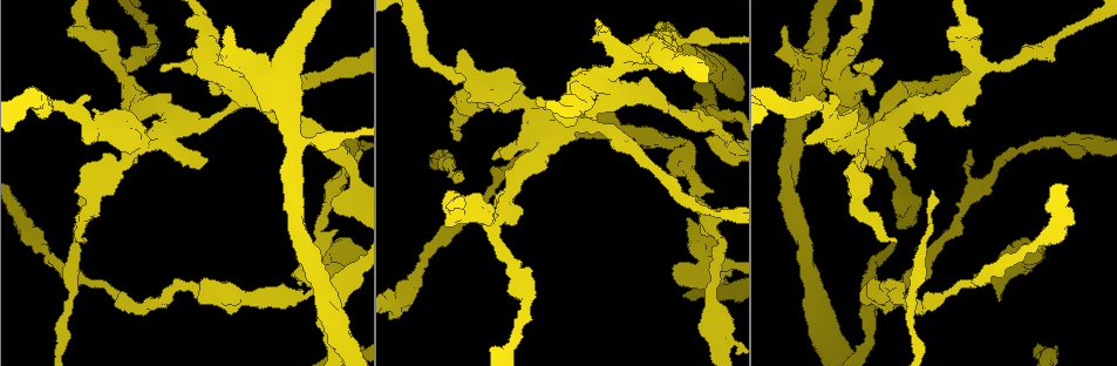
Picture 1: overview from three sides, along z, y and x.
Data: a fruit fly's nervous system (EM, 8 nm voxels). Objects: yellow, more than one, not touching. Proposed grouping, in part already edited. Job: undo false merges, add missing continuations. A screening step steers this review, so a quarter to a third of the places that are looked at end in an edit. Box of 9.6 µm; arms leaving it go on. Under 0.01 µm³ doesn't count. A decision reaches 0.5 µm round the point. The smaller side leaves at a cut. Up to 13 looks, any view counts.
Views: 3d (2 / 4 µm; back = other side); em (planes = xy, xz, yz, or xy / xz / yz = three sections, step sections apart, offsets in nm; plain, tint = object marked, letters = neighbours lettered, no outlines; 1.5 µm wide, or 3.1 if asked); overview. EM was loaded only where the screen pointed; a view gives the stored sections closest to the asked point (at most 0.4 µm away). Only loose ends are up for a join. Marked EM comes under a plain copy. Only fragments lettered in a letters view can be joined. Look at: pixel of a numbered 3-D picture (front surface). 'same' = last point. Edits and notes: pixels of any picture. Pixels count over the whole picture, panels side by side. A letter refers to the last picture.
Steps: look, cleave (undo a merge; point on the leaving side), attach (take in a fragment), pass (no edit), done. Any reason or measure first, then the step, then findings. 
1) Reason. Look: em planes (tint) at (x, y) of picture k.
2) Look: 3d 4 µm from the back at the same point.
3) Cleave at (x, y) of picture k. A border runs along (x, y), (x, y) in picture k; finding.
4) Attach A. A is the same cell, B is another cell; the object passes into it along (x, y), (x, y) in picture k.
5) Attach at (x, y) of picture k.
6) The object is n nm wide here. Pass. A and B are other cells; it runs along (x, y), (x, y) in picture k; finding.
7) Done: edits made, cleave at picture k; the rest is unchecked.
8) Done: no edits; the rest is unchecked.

Sharp bend. Look: 3d 2 µm at (671, 145) of picture 1.

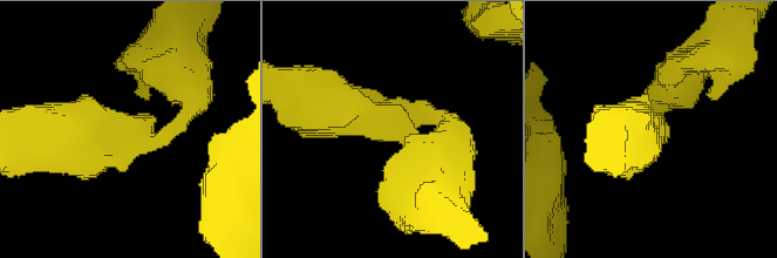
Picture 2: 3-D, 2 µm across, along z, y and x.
The arms are 240, 400 nm wide; shape alone is not enough. Look: em planes (letters) at (126, 135) of picture 2.

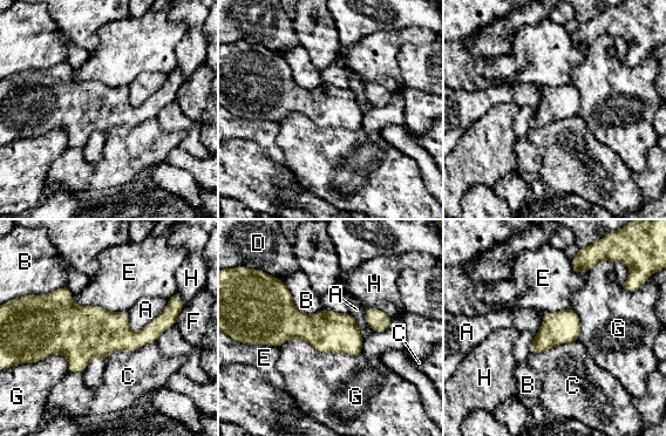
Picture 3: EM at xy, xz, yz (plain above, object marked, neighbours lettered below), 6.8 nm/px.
Pass. A, B, C, D, E, F, G and H are other cells; a border runs along (155, 341), (115, 351), (103, 362) in picture 3; one neuron here.

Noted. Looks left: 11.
Free end. Look: em planes (letters) at (858, 67) of picture 1.

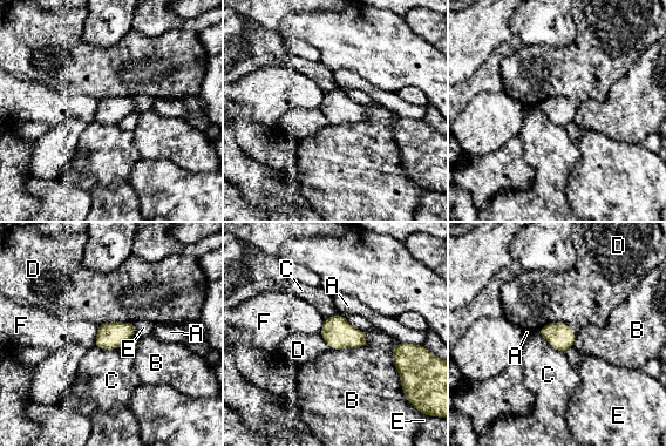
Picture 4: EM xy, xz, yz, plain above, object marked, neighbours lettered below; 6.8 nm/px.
The object is 180 nm wide here. Pass. A, B, C, D, E and F are other cells; a border runs along (134, 322), (135, 332), (117, 349) in picture 4; none of them fits.

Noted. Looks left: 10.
Free end. Look: 3d 4 µm at (84, 238) of picture 1.

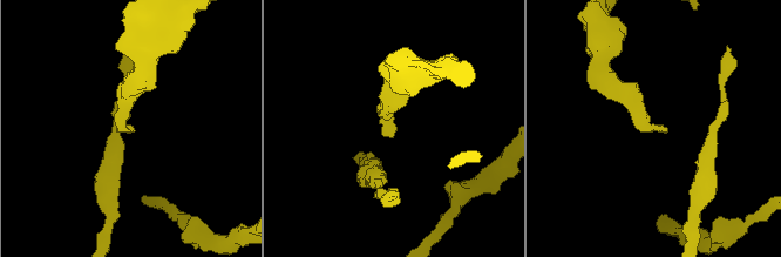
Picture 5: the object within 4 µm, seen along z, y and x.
Now the EM. Look: em xy step 8 (tint) at (390, 137) of picture 5.

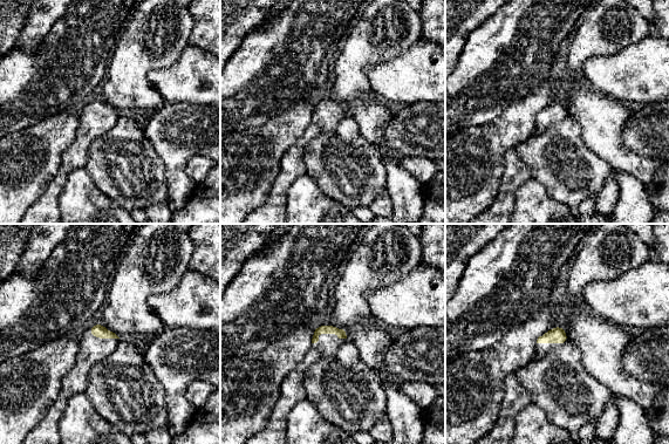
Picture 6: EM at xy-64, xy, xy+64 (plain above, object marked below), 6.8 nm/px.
Look: em xy step 8 (letters) at the same point.

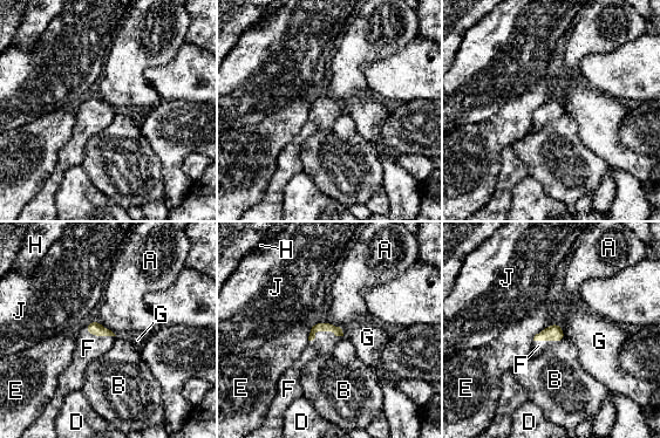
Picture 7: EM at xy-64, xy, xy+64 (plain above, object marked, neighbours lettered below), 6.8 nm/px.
Attach F. F is the same cell, A, B, D, E, G, H and J are other cells; it goes on there.

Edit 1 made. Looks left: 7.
Thick end. Look: 3d 4 µm from the back at (687, 218) of picture 1.

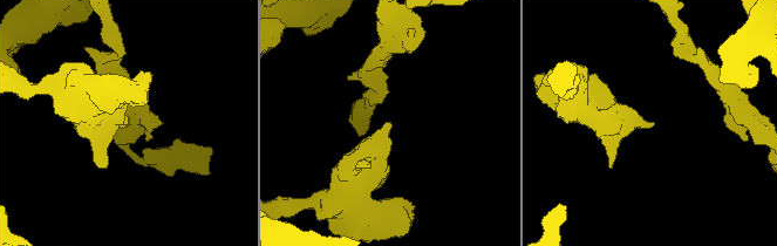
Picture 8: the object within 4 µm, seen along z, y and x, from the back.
Now the EM. Look: em planes (letters) at (652, 124) of picture 8.

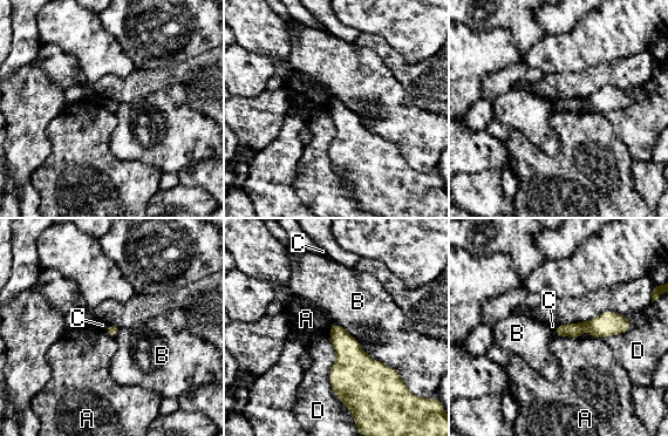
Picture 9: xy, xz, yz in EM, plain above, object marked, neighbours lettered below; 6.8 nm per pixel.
Pass. A, B, C and D are other cells; a border runs along (557, 334), (581, 338) in picture 9; none of them fits.

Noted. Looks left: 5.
Stops while still wide. Look: 3d 2 µm at (693, 286) of picture 1.

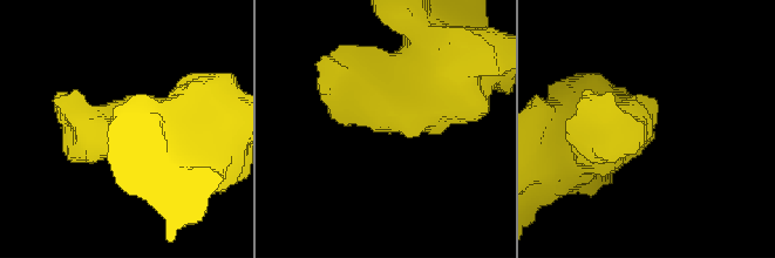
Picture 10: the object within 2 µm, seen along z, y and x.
Need the tissue. Look: em planes (letters) at (389, 133) of picture 10.

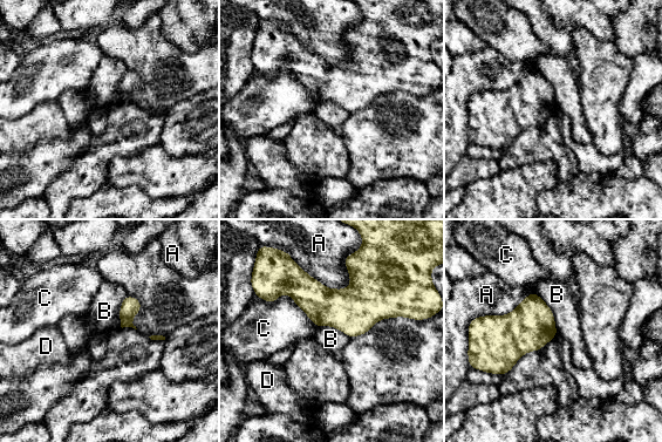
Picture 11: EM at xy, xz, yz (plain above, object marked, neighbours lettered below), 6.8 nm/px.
Pass. A, B, C and D are other cells; a border runs along (534, 292), (550, 307), (558, 334) in picture 11; none of them fits.

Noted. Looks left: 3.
Done: edits made, attach at picture 7; the rest is unchecked.

